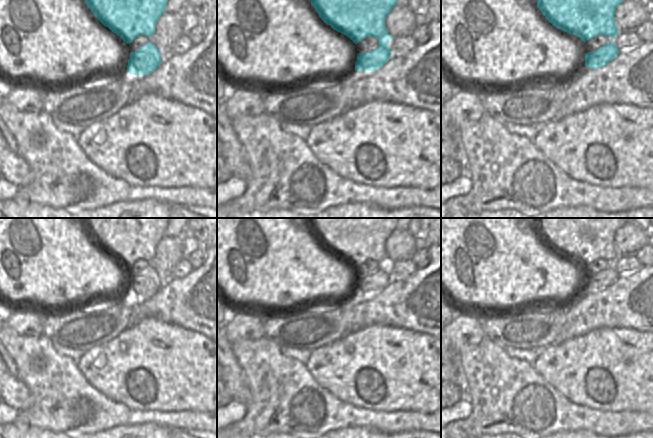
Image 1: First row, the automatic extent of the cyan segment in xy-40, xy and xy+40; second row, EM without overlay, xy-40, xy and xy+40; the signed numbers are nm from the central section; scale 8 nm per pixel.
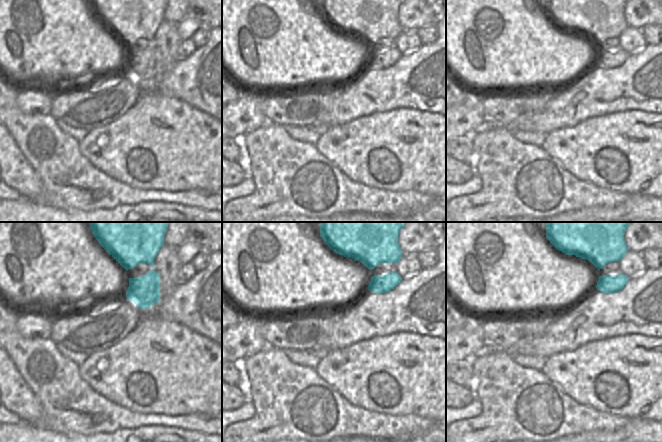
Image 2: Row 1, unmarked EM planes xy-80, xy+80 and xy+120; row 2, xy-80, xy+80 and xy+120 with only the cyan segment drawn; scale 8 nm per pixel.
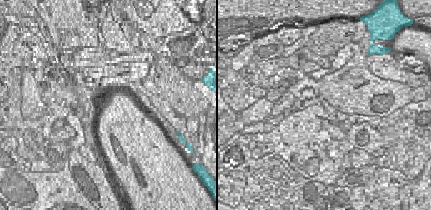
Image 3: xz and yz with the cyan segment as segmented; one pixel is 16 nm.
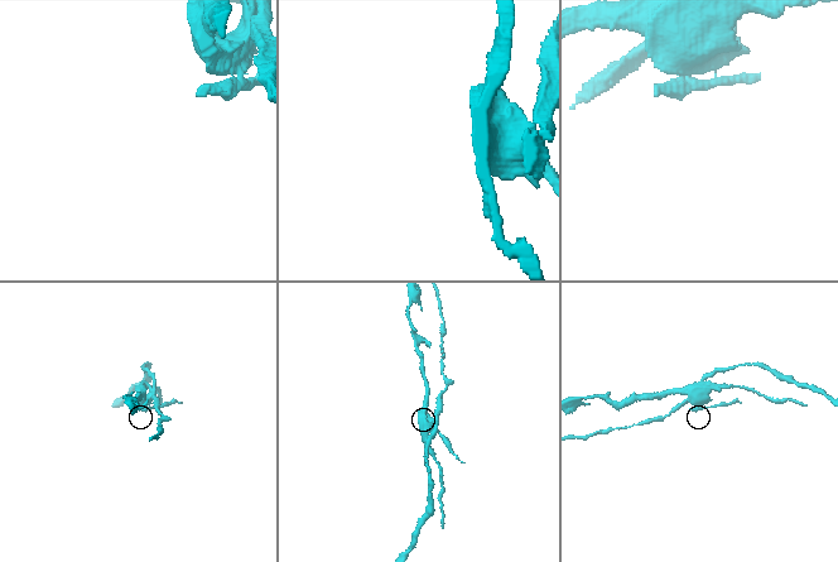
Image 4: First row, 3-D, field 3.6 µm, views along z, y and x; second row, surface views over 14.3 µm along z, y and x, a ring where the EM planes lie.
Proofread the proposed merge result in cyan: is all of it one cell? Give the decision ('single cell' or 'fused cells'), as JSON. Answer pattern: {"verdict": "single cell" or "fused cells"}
{"verdict": "fused cells"}

